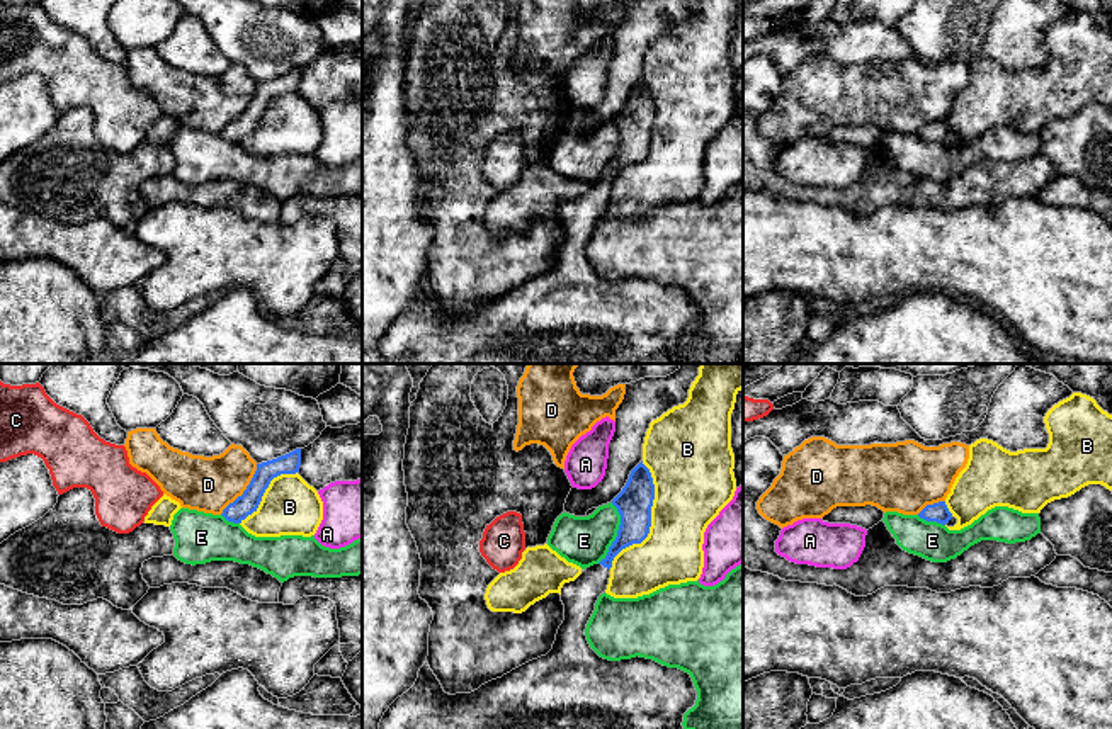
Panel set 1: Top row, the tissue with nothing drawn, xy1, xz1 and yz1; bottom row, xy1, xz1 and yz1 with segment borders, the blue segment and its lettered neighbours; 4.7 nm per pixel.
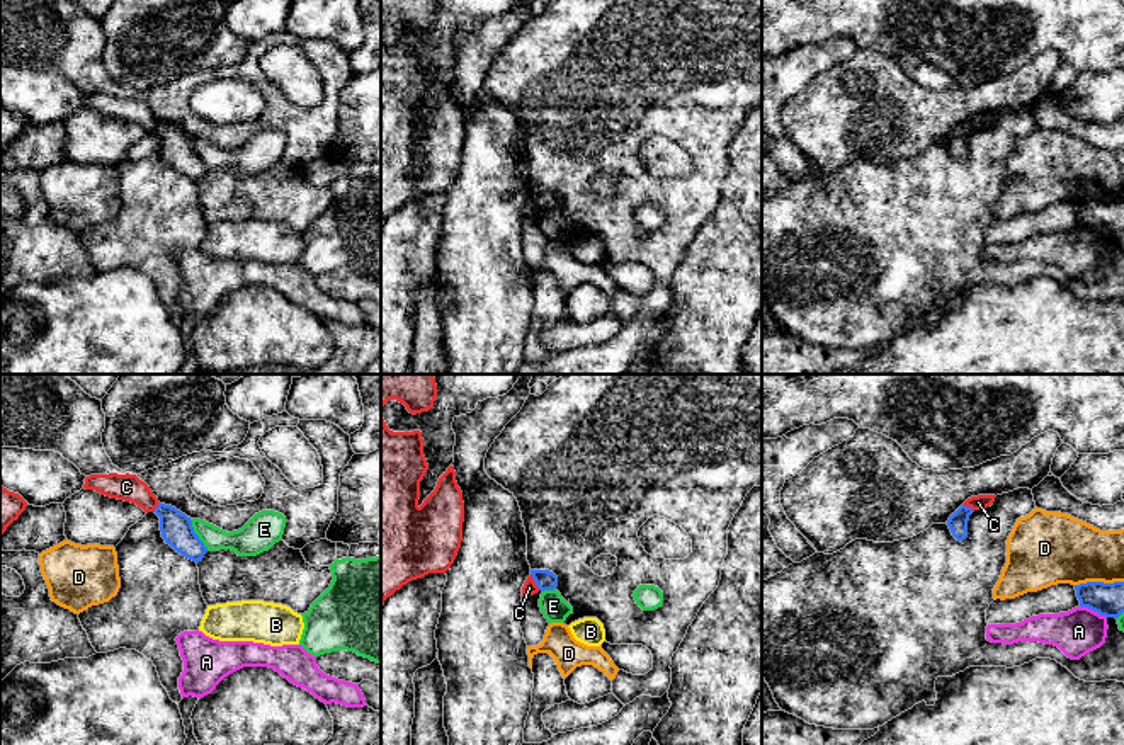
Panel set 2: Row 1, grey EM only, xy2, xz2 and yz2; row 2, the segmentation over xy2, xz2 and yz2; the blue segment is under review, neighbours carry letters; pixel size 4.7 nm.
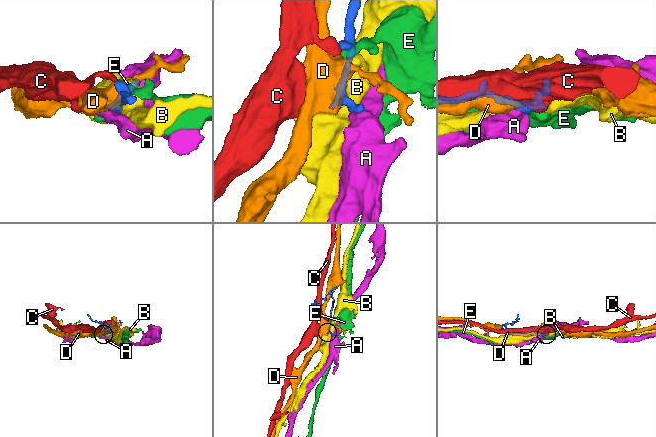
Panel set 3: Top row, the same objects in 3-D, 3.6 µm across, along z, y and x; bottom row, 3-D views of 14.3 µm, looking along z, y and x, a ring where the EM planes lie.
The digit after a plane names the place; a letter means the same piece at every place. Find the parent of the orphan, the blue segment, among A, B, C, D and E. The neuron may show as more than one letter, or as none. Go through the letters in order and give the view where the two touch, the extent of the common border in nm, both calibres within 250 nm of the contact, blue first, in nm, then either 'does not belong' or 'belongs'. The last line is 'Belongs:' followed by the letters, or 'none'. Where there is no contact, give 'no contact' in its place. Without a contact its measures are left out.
A: yz2 | 140 nm | 160/220 nm | does not belong
B: xz1 | 550 nm | 170/360 nm | does not belong
C: xz2 | 90 nm | 100/70 nm | does not belong
D: xy1 | 300 nm | 100/260 nm | does not belong
E: xz1 | 300 nm | 170/240 nm | does not belong
Belongs: none

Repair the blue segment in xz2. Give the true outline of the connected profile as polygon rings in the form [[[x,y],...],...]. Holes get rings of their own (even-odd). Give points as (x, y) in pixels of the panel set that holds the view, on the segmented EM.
[[[531,570],[531,575],[539,590],[554,590],[558,587],[558,577],[549,570]]]

